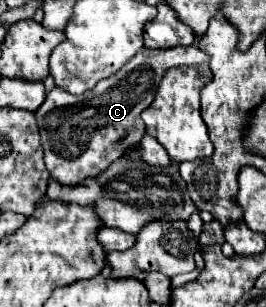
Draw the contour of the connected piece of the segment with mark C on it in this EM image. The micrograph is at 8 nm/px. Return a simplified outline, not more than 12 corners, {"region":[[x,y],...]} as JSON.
{"region":[[199,46],[143,48],[35,112],[51,178],[75,186],[139,146],[141,112]]}

